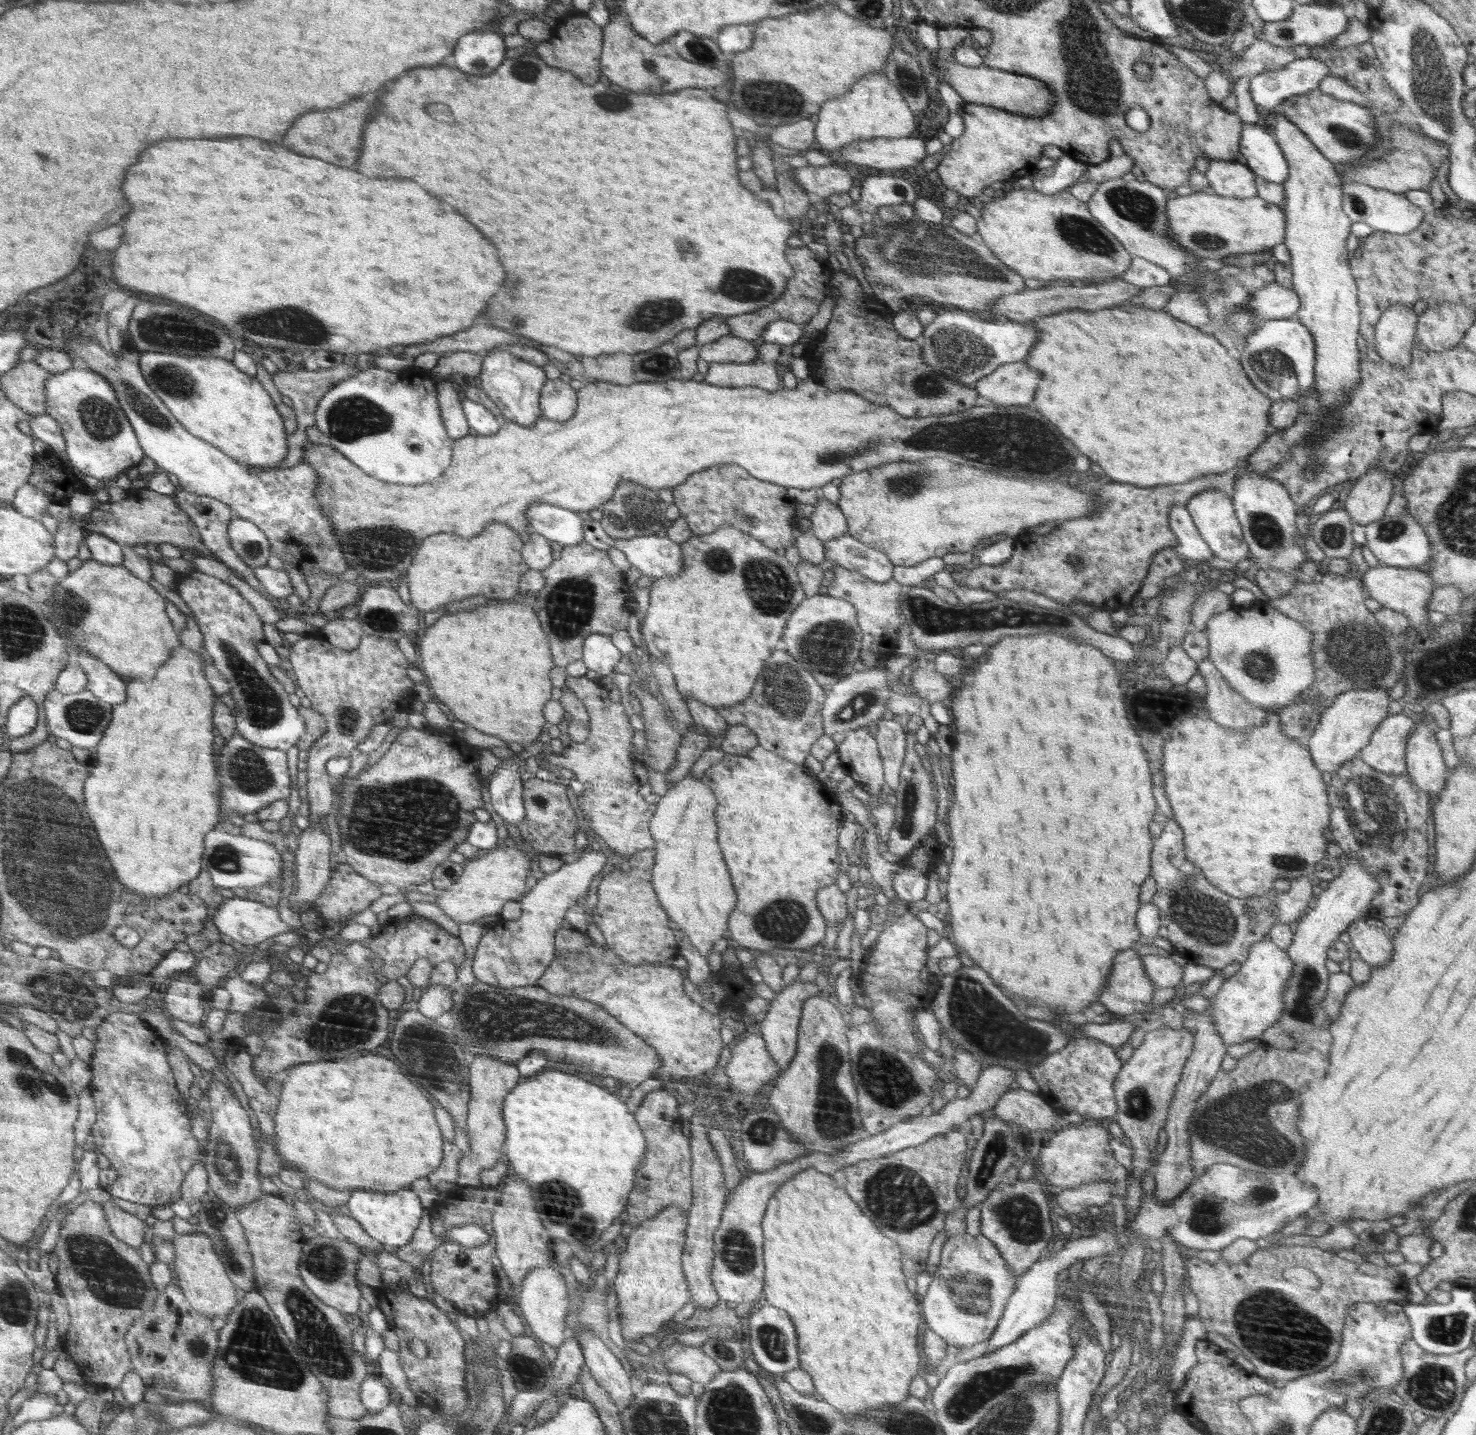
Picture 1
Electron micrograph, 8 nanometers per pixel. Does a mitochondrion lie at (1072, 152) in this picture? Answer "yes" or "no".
no

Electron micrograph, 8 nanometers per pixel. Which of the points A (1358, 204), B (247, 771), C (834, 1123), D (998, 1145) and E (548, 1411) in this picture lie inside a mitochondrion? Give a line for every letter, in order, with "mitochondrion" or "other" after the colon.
A: mitochondrion
B: mitochondrion
C: mitochondrion
D: mitochondrion
E: other

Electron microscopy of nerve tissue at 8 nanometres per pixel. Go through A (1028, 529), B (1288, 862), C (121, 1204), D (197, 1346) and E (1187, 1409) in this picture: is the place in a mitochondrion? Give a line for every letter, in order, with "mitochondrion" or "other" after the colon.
A: other
B: mitochondrion
C: other
D: mitochondrion
E: other

